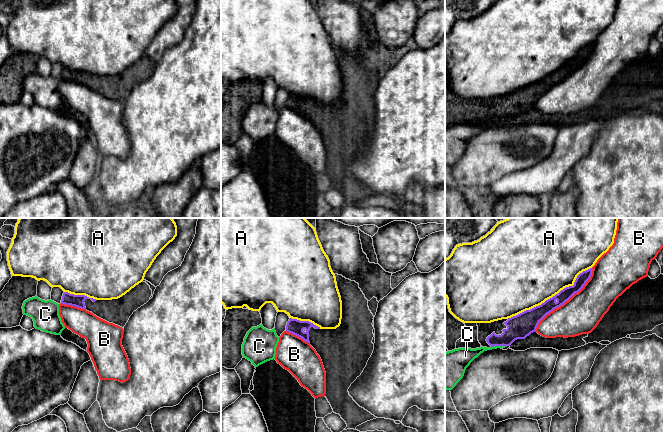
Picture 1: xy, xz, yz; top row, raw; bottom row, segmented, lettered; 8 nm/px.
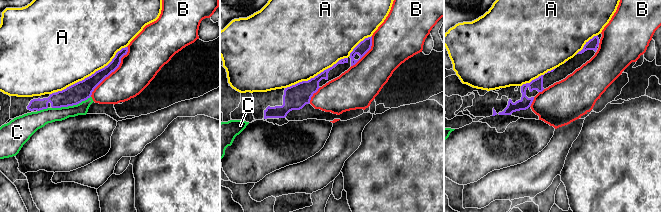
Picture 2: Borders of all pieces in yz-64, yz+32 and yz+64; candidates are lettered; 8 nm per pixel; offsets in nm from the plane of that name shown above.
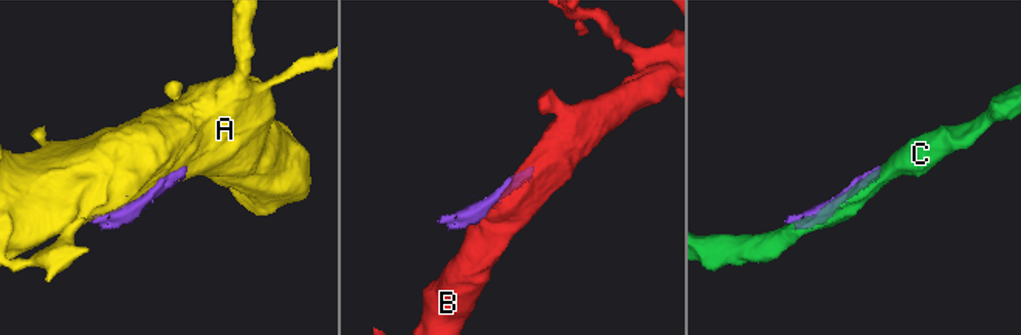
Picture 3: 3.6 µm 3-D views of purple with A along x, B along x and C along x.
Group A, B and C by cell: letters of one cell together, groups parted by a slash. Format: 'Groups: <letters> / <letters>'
Groups: A / B / C

